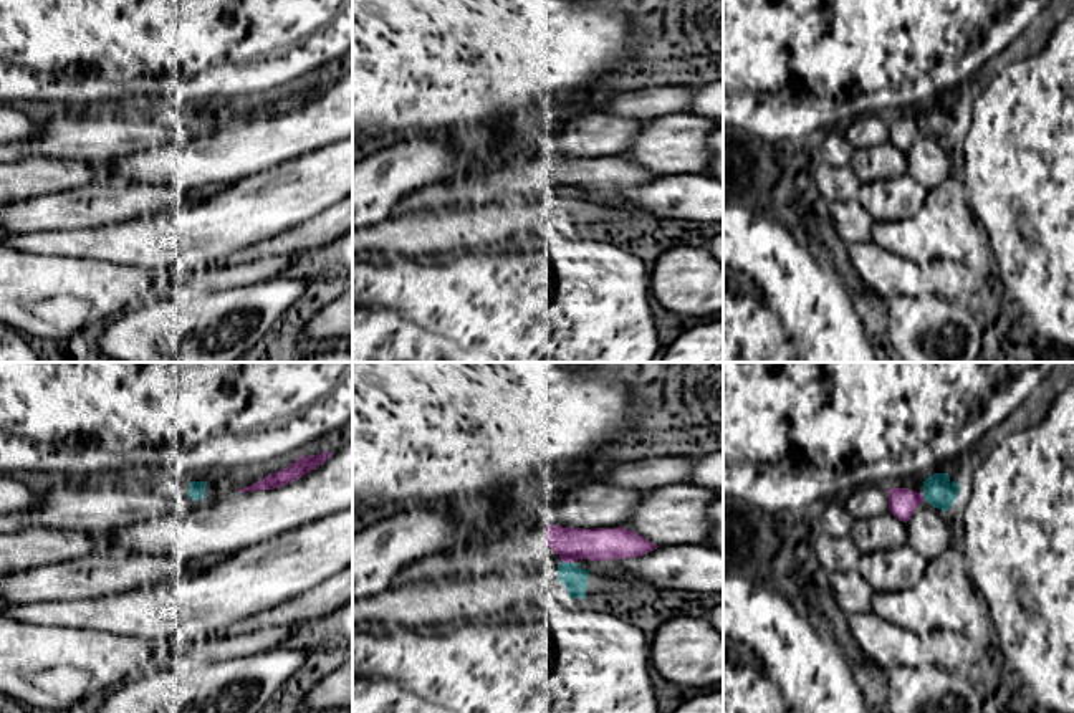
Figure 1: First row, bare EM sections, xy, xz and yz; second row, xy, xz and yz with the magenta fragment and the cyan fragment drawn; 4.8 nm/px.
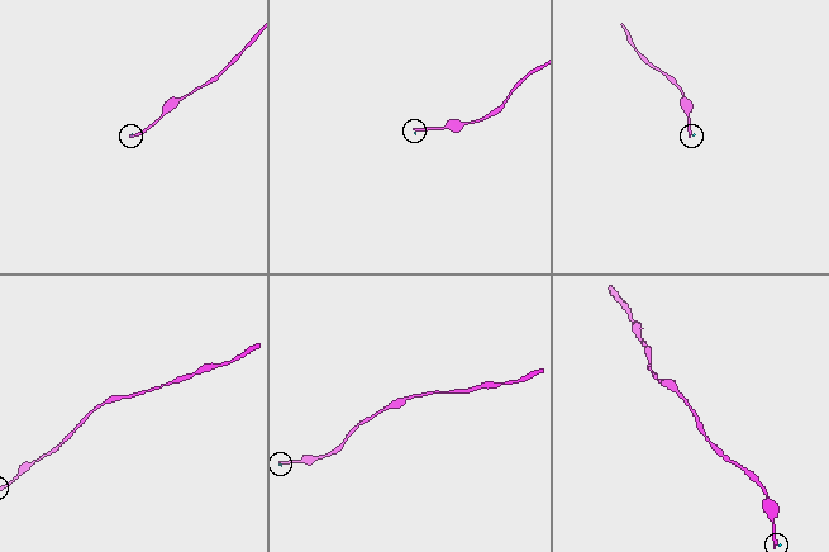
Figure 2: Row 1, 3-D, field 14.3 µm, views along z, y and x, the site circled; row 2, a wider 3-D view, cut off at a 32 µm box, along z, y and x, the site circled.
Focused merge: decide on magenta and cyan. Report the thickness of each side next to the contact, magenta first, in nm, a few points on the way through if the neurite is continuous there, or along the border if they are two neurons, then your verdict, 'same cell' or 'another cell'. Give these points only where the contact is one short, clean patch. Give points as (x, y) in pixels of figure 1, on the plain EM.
calibres 160 and 120 nm; border xz (563, 191), (575, 192); another cell

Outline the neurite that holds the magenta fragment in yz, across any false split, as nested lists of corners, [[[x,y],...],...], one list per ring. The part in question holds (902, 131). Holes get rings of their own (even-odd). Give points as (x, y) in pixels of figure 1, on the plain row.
[[[889,116],[889,141],[900,151],[907,152],[915,137],[923,131],[923,122],[909,117]]]

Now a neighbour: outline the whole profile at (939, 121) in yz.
[[[933,103],[923,111],[923,129],[933,137],[948,141],[960,121],[960,114],[950,109],[948,103]]]

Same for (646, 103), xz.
[[[690,86],[640,88],[597,96],[584,109],[647,121],[657,116],[687,112],[690,96]]]

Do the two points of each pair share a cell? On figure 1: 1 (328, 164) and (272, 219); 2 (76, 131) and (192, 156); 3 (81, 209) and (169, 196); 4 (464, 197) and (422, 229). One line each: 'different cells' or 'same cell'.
1: same cell
2: different cells
3: same cell
4: different cells

